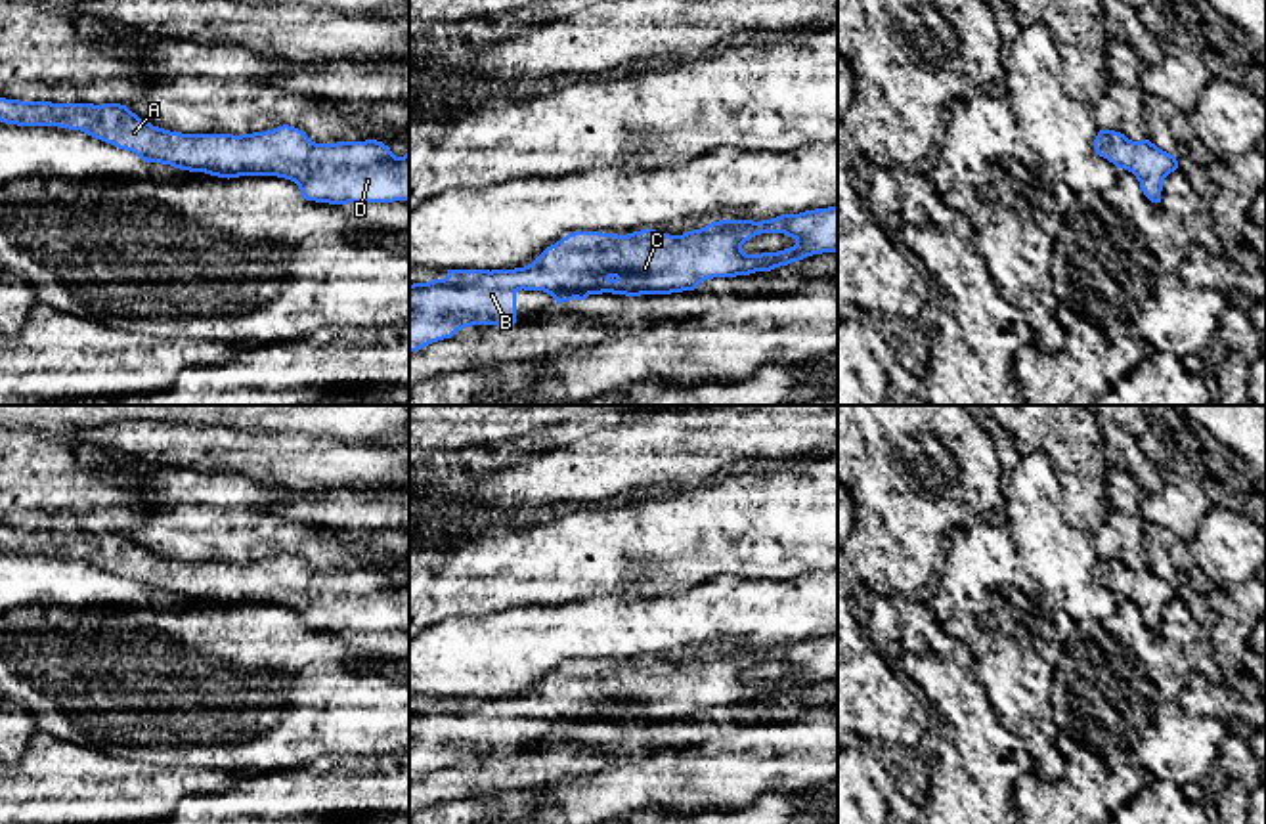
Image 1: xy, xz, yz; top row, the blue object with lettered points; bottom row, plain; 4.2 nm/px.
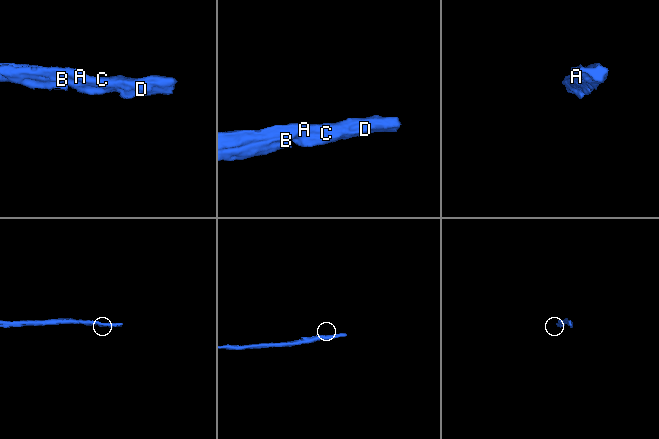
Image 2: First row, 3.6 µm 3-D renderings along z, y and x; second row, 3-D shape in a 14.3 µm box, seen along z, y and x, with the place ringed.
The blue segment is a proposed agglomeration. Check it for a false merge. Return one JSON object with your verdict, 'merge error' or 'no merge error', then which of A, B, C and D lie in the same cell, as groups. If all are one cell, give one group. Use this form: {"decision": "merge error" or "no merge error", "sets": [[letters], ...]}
{"decision": "no merge error", "sets": [["A", "B", "C", "D"]]}

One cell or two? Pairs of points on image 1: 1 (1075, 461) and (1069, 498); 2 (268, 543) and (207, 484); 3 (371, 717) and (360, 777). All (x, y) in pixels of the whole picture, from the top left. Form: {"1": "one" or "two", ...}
{"1": "one", "2": "one", "3": "two"}

